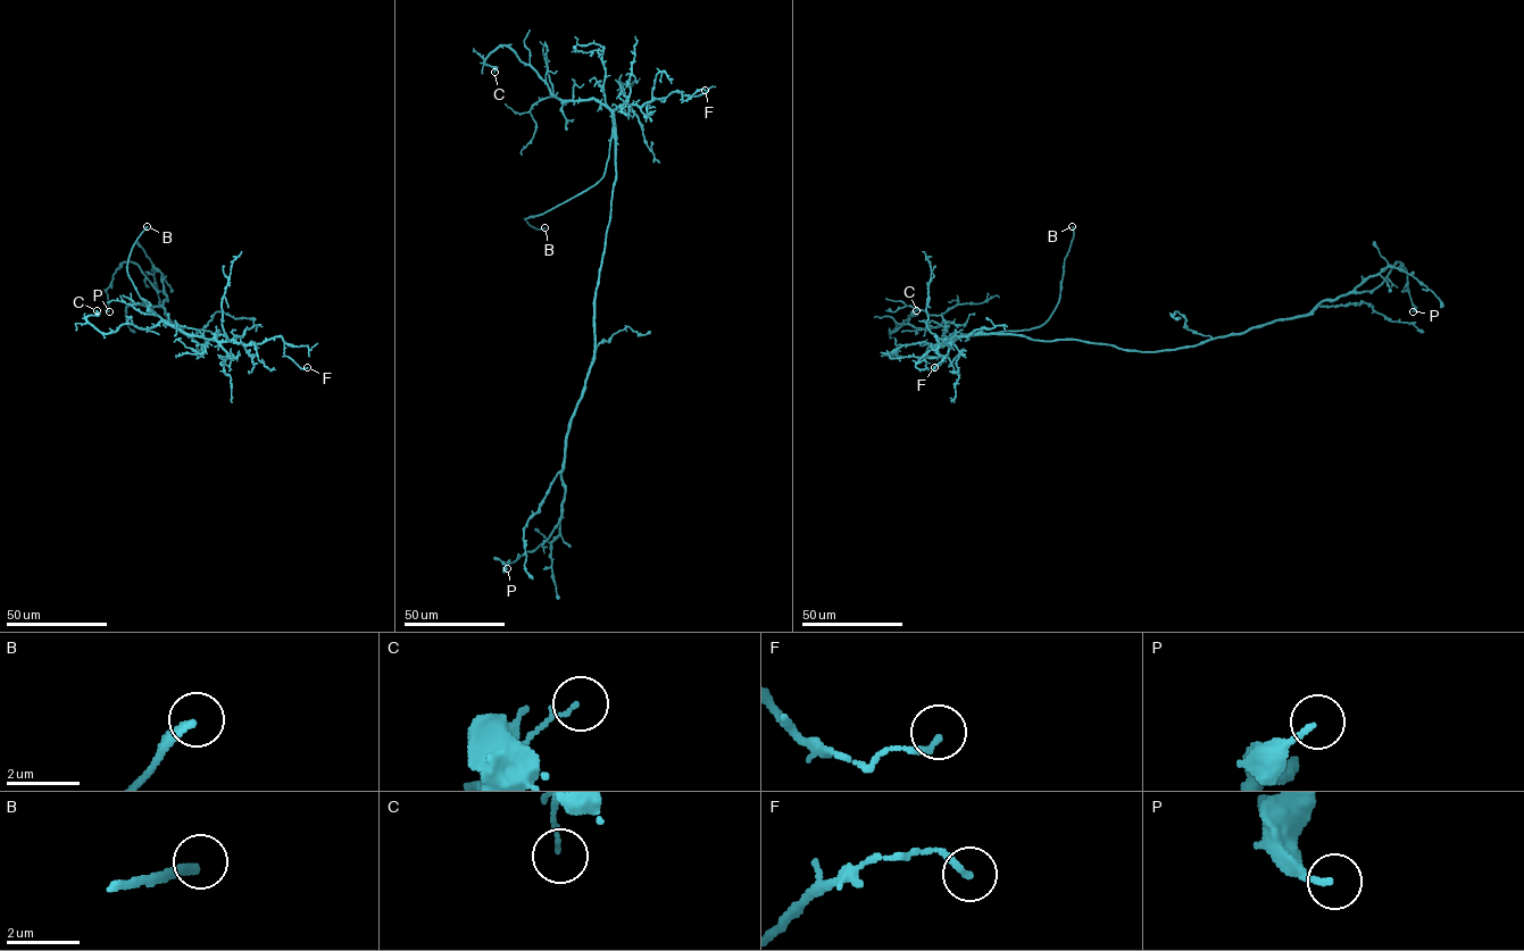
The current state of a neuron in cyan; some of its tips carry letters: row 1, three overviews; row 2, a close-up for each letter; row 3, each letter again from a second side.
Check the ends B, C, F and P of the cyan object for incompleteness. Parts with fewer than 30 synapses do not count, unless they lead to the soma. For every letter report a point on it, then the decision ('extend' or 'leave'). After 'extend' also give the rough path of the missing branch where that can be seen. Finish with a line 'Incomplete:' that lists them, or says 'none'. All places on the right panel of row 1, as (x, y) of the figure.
B: (1072, 226) | extend | (1072, 226), (1063, 170)
C: (916, 310) | leave
F: (934, 367) | leave
P: (1413, 311) | leave
Incomplete: B

